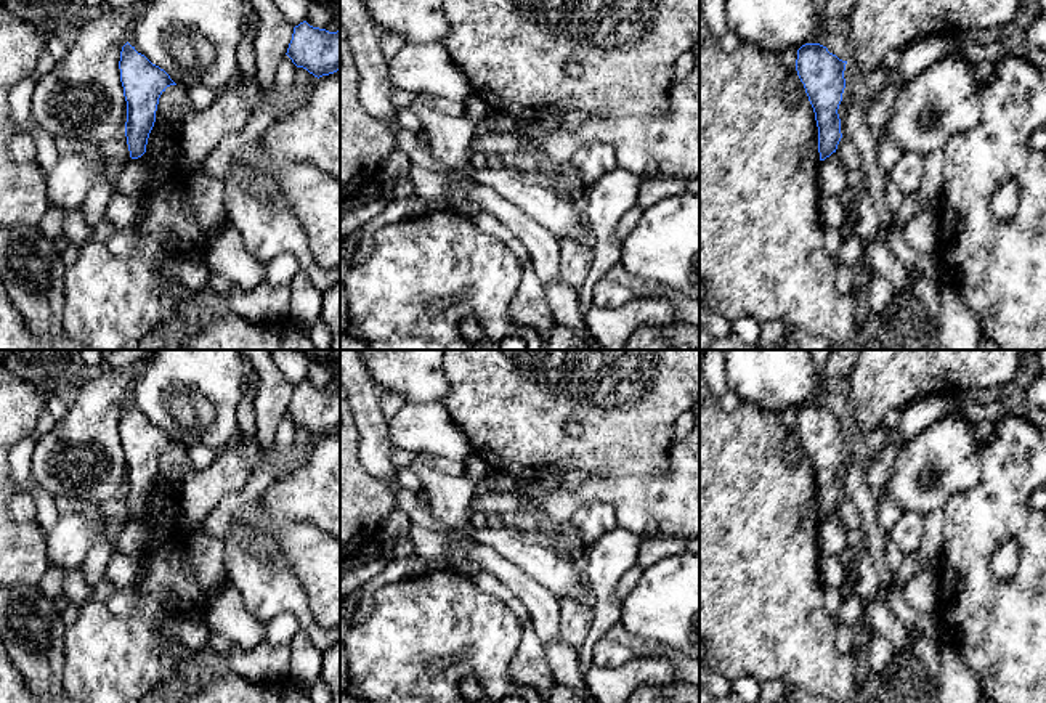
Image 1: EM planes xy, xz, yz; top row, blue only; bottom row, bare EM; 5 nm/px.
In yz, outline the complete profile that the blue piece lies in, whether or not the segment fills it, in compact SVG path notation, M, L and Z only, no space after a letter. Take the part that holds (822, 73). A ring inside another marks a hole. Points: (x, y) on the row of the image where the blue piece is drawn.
M820 43L797 50L796 71L815 112L820 161L836 152L842 138L837 109L845 88L845 64Z

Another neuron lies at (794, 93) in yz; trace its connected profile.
M789 48L780 51L776 58L788 71L788 80L784 83L784 101L791 106L802 104L805 100L809 100L809 96L796 71L797 50Z

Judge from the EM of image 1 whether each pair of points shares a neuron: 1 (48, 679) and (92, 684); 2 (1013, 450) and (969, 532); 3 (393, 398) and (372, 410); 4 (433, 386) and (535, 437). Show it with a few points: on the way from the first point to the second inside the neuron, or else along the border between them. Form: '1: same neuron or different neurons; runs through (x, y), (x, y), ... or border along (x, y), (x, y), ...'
1: different neurons; border along (64, 644), (61, 686)
2: same neuron; runs through (1011, 471), (1003, 498), (990, 511)
3: different neurons; border along (377, 387), (381, 411), (387, 421)
4: different neurons; border along (441, 366), (448, 384), (448, 395), (443, 402)

